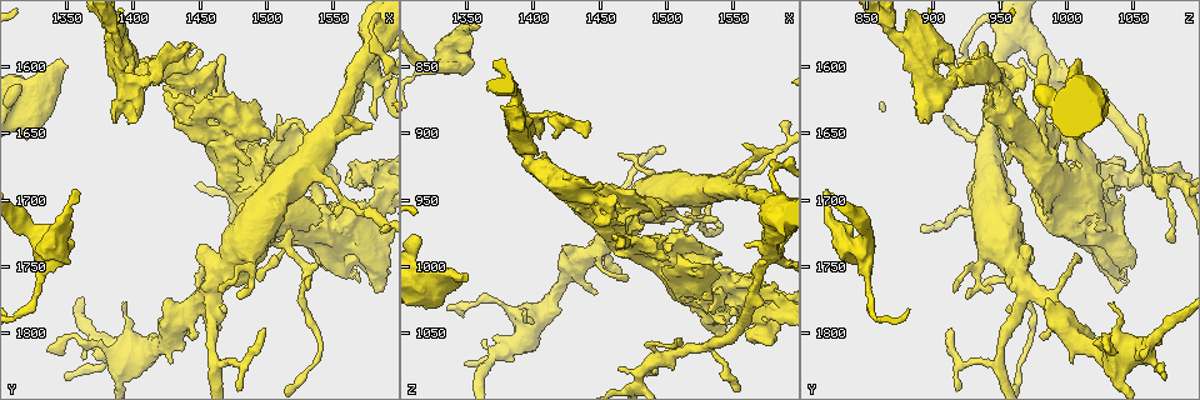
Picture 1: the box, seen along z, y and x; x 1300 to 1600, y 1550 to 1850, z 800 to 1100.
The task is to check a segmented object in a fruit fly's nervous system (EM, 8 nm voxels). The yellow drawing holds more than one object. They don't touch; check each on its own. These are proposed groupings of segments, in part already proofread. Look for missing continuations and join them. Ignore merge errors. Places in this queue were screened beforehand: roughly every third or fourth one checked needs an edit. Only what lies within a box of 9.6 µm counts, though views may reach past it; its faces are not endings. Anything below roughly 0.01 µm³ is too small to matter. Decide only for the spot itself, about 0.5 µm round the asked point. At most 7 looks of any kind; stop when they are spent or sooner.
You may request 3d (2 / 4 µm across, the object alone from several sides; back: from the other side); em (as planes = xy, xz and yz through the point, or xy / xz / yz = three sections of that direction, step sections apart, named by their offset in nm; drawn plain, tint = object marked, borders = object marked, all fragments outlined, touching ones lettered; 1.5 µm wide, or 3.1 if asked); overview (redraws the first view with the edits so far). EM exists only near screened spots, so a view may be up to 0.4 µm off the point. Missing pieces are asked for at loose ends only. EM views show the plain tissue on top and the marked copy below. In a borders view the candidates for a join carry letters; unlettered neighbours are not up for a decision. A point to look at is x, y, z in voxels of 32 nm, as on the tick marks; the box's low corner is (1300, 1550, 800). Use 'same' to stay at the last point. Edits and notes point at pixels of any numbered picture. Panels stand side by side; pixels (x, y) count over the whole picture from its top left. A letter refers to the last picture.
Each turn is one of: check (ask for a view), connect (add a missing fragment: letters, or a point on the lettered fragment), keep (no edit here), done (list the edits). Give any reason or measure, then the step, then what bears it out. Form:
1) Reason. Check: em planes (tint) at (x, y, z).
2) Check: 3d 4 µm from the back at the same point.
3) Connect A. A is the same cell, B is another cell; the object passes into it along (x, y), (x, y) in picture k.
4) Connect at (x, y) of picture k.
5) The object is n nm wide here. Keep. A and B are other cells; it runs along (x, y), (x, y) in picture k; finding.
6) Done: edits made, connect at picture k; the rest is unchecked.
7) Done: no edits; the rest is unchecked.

Free end. Check: em xy step 8 (tint) at (1350, 1746, 838).

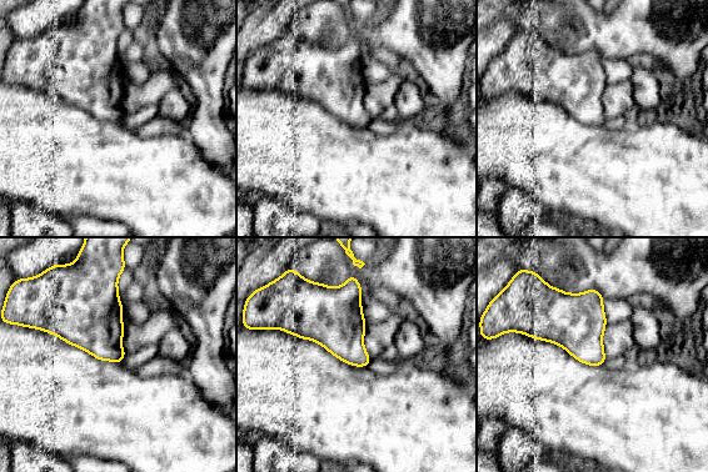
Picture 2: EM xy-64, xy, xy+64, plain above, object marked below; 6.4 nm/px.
Another direction. Check: em planes (borders) at the same point.

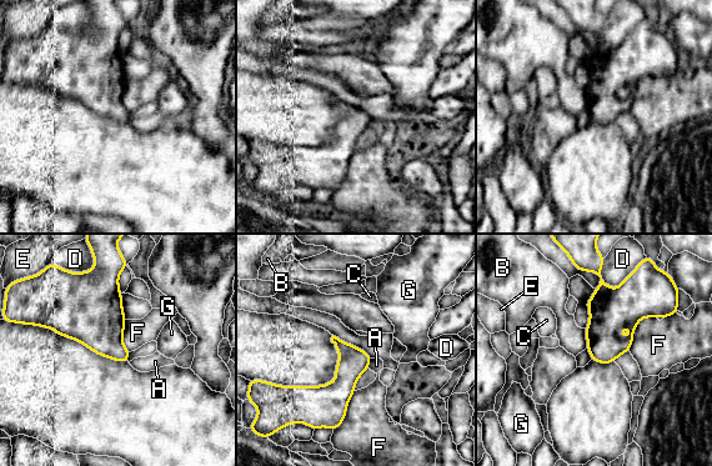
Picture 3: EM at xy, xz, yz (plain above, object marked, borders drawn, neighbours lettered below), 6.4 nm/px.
Keep. A, B, C, D, E, F and G are other cells; no lettered fragment goes on from it.

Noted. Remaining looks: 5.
An open end. Check: 3d 2 µm at (1358, 1692, 822).

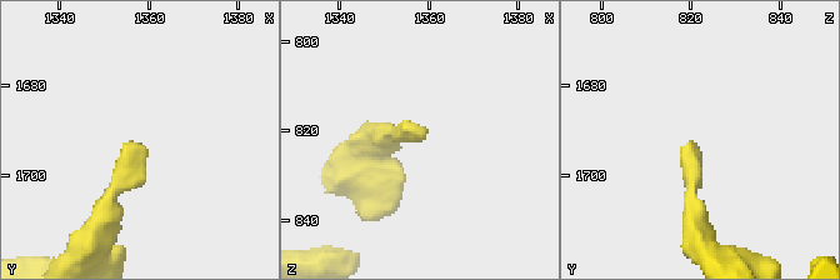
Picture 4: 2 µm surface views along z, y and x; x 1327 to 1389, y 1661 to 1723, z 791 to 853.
Shape alone is not enough. Check: em planes (borders) at (1360, 1693, 821).

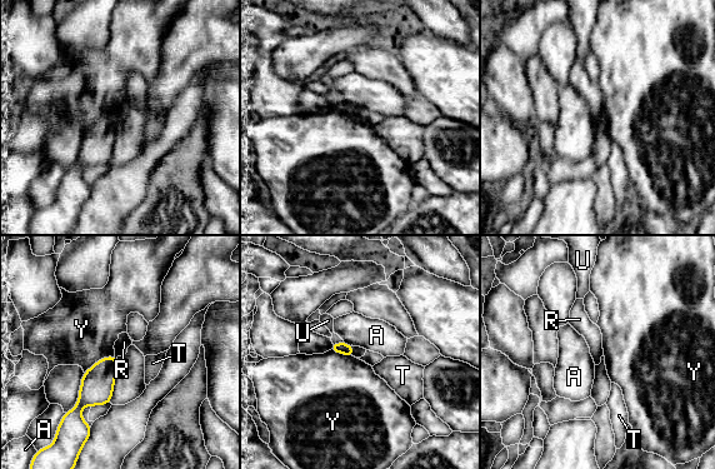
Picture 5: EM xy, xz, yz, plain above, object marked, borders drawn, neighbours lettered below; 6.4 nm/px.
Keep. A, R, T, U and Y are other cells; a border runs along (350, 345), (355, 355) in picture 5; none of them fits.

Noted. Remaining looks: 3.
Branch stops here. Check: em planes (borders) at (1350, 1598, 1006).

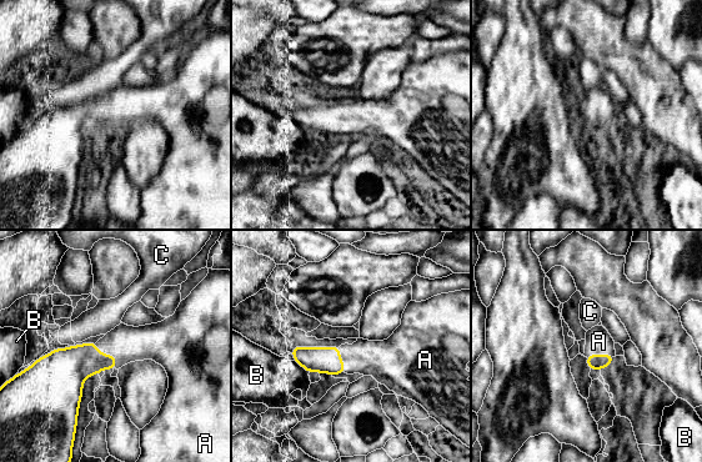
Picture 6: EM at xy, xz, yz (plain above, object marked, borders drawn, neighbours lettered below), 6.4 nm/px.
The longest contact is with A, 220 nm. Connect A. A is the same cell, B and C are other cells; the neuron continues.

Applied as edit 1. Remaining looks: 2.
Done: edits made, connect at picture 6; the rest is unchecked.

